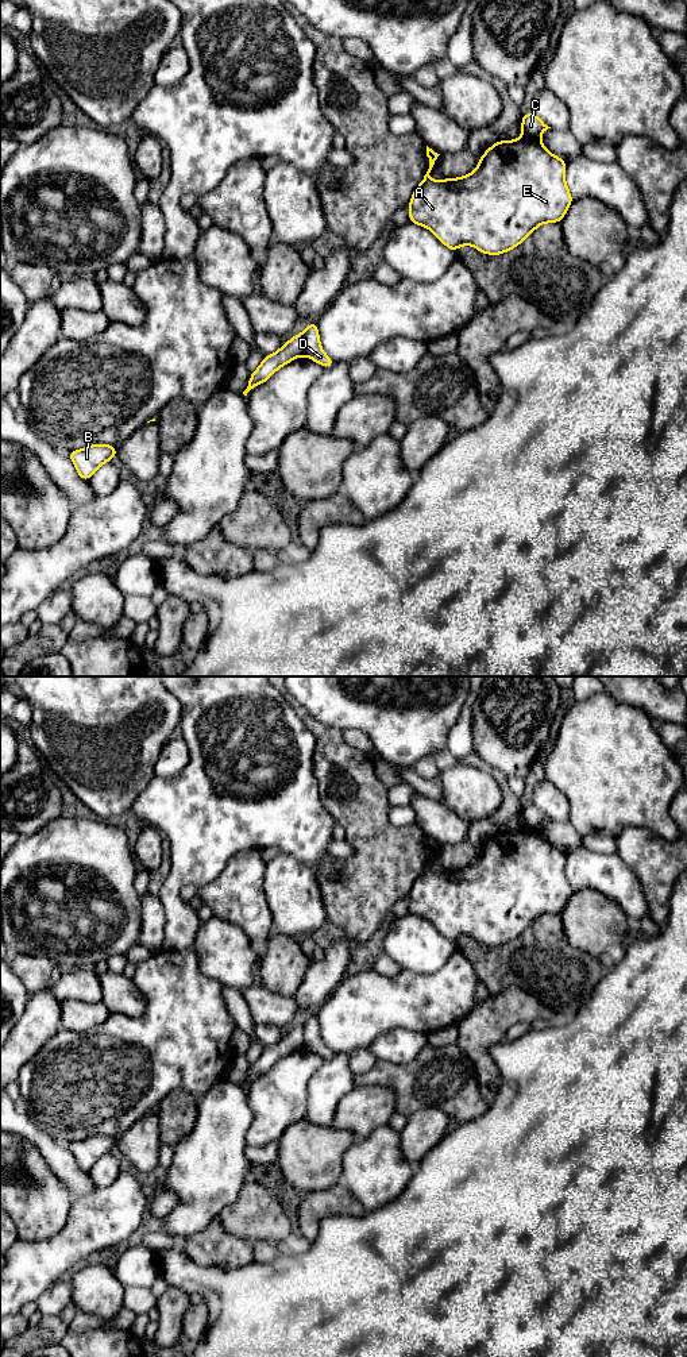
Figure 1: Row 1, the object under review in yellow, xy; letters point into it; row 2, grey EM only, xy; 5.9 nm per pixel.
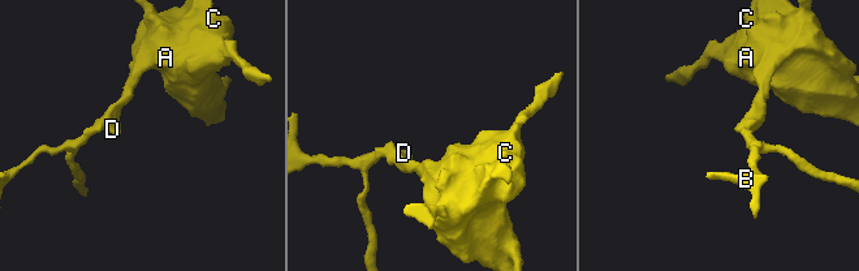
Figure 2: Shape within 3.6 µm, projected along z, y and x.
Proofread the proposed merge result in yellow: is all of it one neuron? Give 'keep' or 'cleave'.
cleave

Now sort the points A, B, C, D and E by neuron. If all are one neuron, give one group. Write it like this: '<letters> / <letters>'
A C D E / B

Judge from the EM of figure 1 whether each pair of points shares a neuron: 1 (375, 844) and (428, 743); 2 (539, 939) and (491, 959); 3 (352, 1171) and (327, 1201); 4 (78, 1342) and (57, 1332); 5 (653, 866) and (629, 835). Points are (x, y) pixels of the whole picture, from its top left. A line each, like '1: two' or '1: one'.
1: two
2: one
3: two
4: two
5: one

